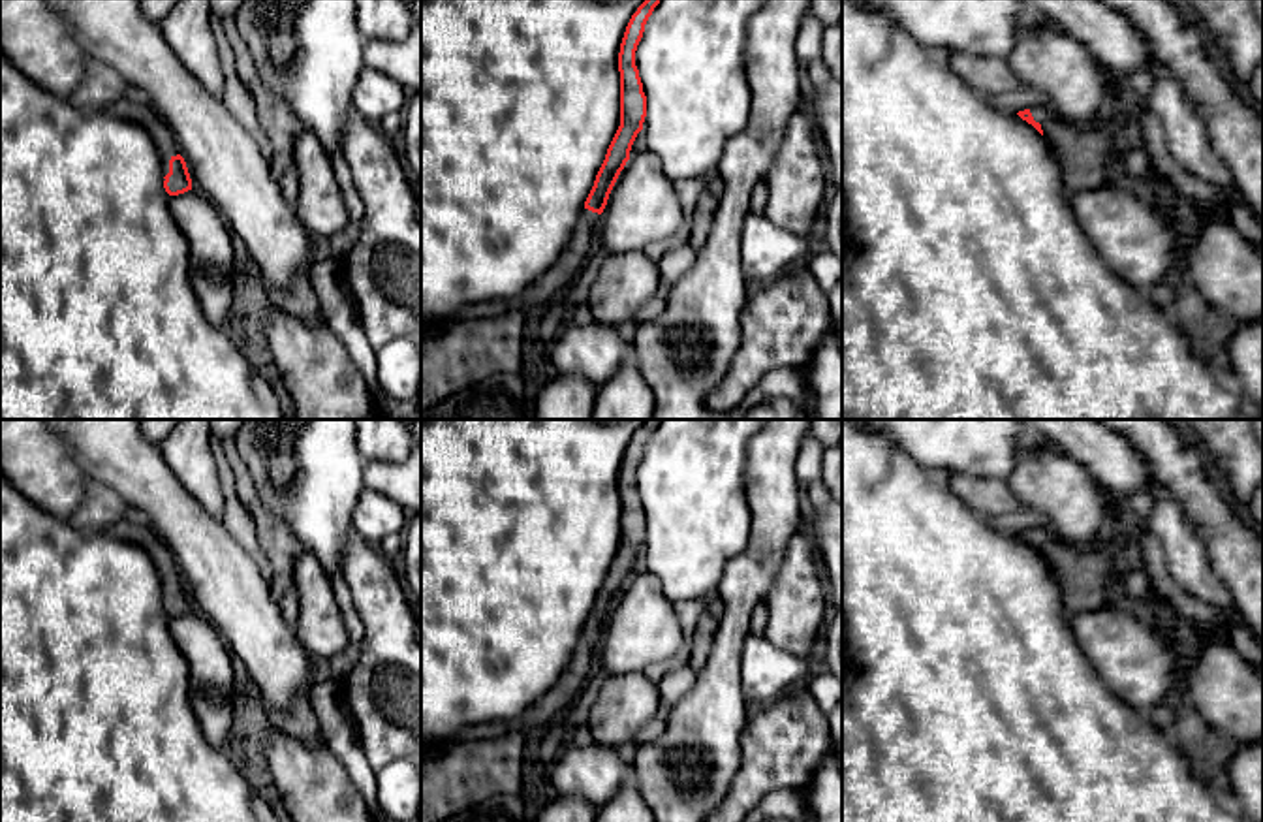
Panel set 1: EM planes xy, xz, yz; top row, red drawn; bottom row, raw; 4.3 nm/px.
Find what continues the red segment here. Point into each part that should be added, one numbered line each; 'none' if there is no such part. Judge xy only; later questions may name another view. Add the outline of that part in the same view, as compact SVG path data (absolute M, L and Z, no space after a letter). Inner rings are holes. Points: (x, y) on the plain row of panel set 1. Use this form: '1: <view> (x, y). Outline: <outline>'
1: xy (147, 538). Outline: M126 519L113 523L111 527L103 529L103 532L135 544L147 551L158 570L165 598L169 594L169 581L180 576L180 570L177 566L173 551L165 545L164 538L152 527L133 525Z

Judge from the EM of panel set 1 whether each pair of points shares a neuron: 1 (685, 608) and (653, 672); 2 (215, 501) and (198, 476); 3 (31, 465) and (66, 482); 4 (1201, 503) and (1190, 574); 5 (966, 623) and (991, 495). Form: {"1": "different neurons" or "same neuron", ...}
{"1": "same neuron", "2": "same neuron", "3": "same neuron", "4": "different neurons", "5": "different neurons"}

